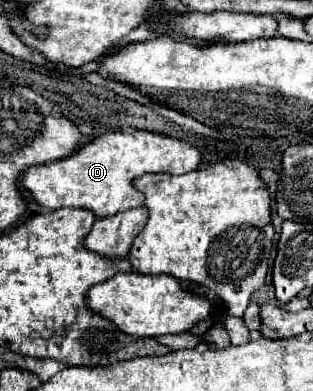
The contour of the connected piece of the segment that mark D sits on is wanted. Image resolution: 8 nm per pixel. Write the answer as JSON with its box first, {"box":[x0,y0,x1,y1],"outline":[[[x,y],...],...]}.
{"box":[22,132,200,218],"outline":[[[106,132],[88,142],[68,158],[56,160],[52,164],[32,166],[22,176],[22,186],[32,194],[34,202],[46,208],[82,208],[90,210],[96,218],[114,216],[130,208],[142,206],[144,196],[134,190],[132,180],[146,172],[166,172],[166,174],[186,174],[198,168],[200,152],[176,138],[156,134],[156,132]]]}

